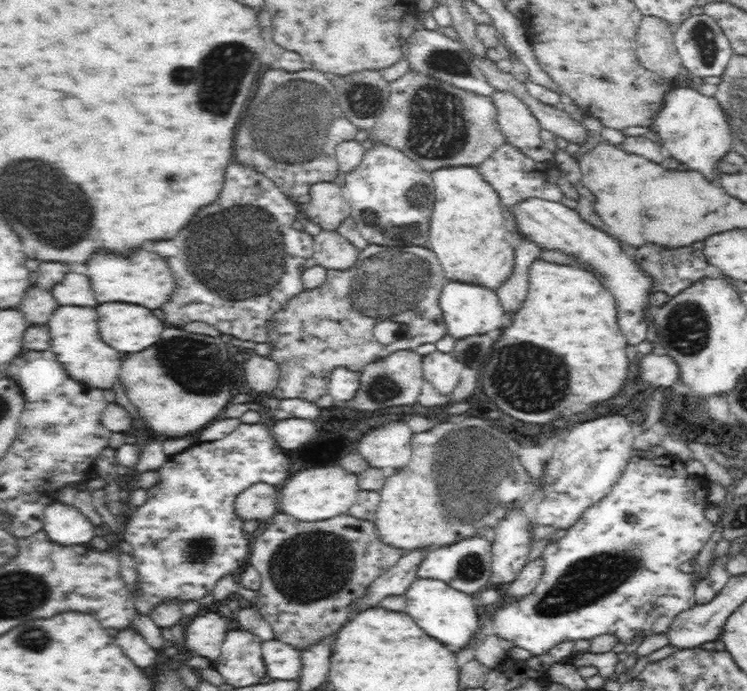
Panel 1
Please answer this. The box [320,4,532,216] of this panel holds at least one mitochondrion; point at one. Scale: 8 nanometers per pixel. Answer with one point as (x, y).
(439, 129)

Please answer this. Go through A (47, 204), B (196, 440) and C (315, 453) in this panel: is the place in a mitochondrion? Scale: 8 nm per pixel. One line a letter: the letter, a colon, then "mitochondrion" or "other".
A: mitochondrion
B: other
C: other

